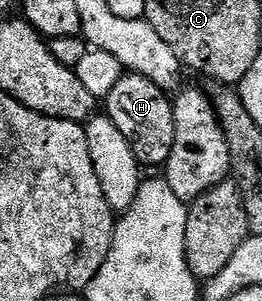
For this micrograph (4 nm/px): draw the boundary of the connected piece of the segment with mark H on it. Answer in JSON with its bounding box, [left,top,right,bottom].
[106,74,174,168]

